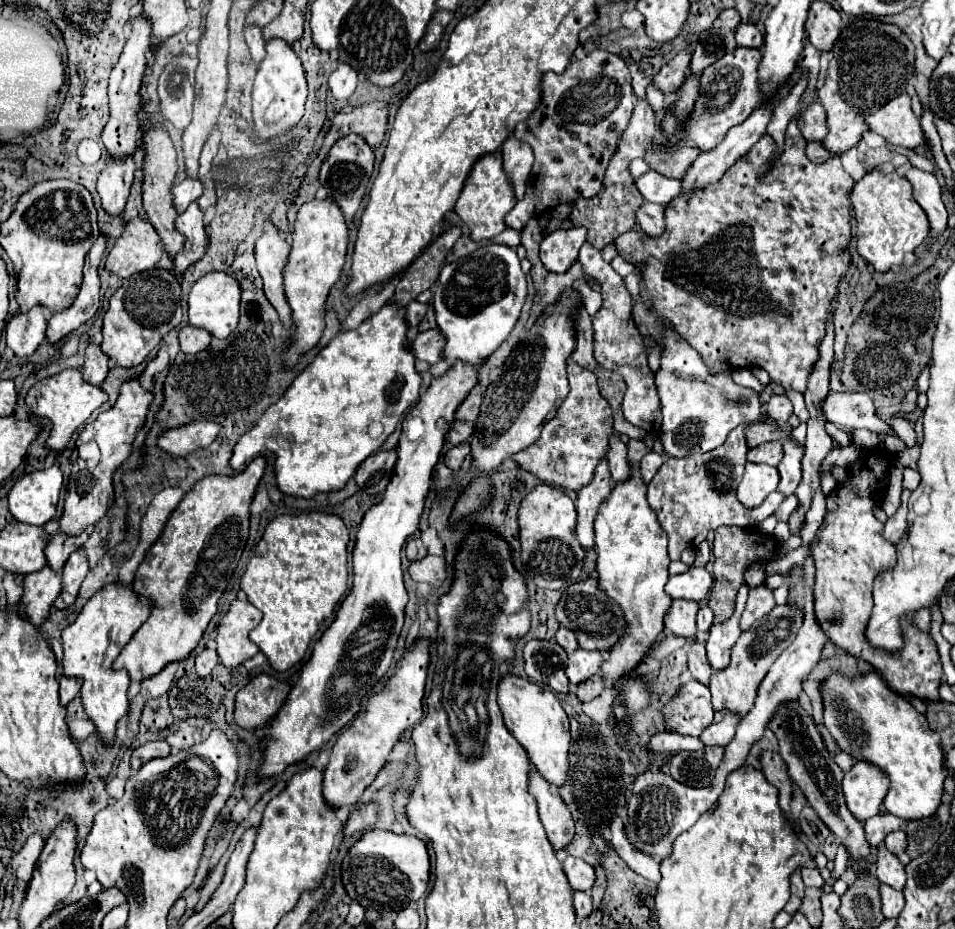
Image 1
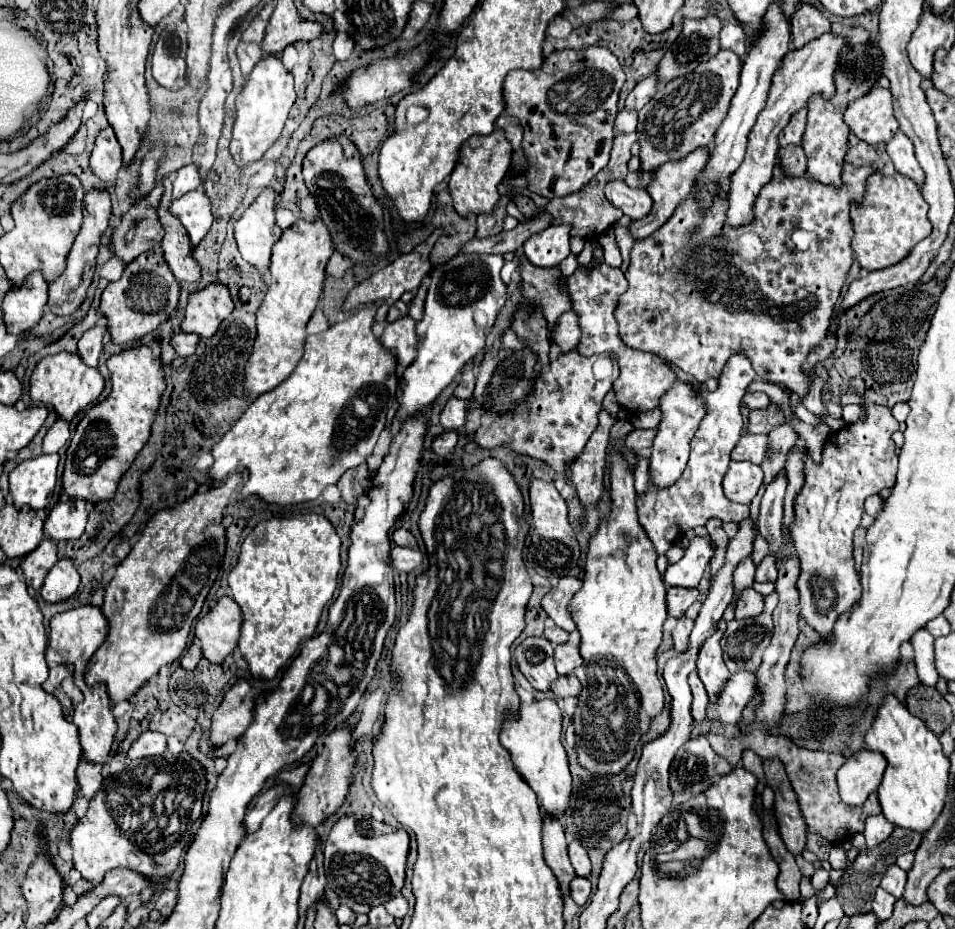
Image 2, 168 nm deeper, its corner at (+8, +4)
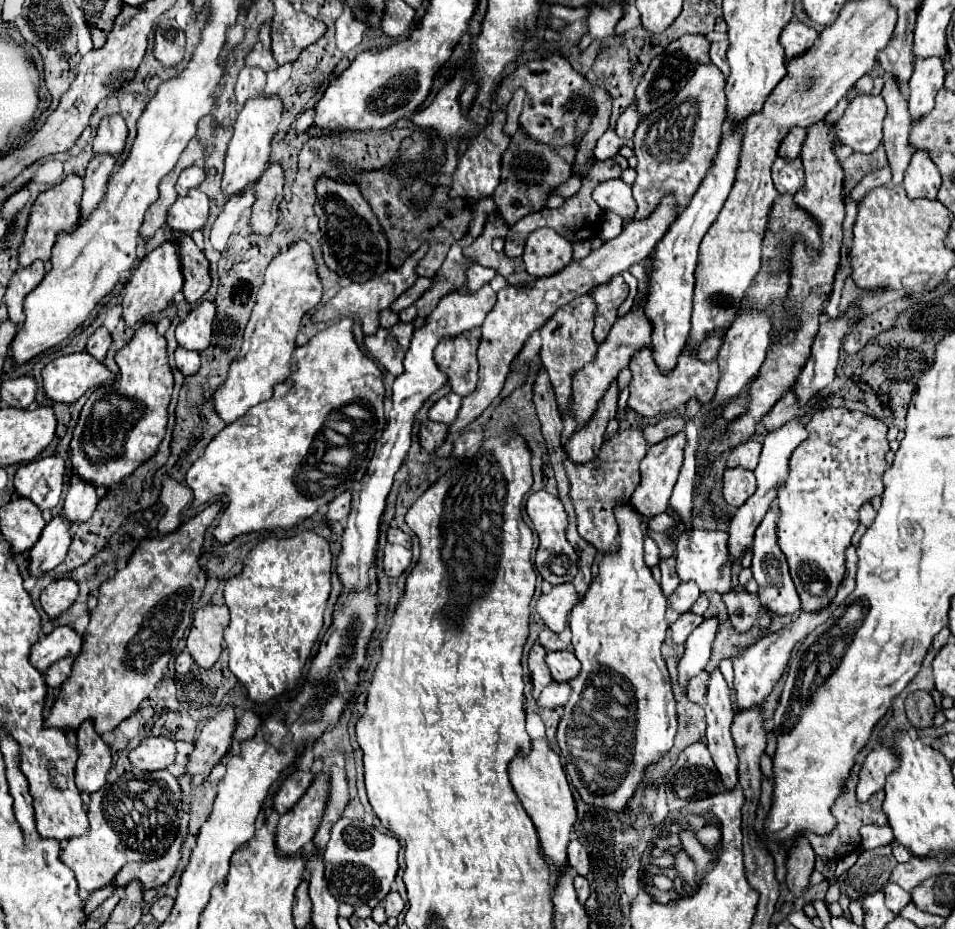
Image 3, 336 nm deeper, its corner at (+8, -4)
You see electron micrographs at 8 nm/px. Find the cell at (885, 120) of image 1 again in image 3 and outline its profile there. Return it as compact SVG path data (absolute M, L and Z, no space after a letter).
M857 95L835 125L837 139L857 153L873 153L883 139L885 109L881 95Z

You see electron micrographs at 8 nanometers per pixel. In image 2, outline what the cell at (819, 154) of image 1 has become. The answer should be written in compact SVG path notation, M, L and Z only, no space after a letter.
M791 145L779 149L781 165L787 169L787 175L803 175L807 167L807 157L803 153L801 145Z

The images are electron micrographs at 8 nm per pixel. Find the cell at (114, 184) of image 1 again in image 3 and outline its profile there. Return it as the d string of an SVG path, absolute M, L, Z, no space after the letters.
M109 115L103 117L97 135L93 139L93 151L111 151L111 155L119 157L119 153L125 147L127 139L127 125L121 115Z

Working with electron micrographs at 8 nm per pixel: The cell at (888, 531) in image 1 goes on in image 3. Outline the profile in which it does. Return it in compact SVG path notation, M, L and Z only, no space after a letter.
M849 547L849 549L847 549L847 573L845 573L845 579L843 579L843 583L839 585L837 595L835 595L835 599L833 599L833 603L831 603L829 607L819 609L819 611L811 611L811 613L809 613L809 611L801 611L799 617L797 617L793 623L789 623L783 631L779 631L779 633L775 633L775 635L769 635L767 639L761 639L759 643L755 643L755 647L749 647L747 651L743 651L739 657L733 659L735 691L737 691L737 703L739 703L741 709L749 709L751 705L761 703L761 701L771 693L773 685L777 683L777 679L781 677L781 673L783 673L785 667L787 667L787 661L789 661L789 657L791 657L791 651L793 651L795 643L801 641L801 639L805 639L817 625L825 623L827 617L835 611L835 607L837 607L839 603L843 603L845 597L853 591L853 587L855 587L855 571L857 571L857 553L855 553L855 547Z

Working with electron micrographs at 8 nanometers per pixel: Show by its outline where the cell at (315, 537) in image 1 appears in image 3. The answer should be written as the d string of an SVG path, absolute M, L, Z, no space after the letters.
M305 531L289 539L269 537L249 551L243 571L225 583L225 605L231 613L231 621L225 629L229 669L247 689L249 701L263 705L269 699L291 691L301 679L311 647L323 627L323 611L331 591L331 565L333 557L329 543L313 531Z

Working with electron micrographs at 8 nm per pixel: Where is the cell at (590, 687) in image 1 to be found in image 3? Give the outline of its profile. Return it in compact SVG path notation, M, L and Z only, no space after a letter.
M551 683L537 699L537 705L541 709L553 709L553 707L559 707L559 705L565 705L567 699L569 699L569 693L571 693L571 687L567 683Z

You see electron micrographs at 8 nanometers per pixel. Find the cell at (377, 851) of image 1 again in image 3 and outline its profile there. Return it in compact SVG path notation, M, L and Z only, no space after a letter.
M341 817L331 827L331 839L323 851L325 859L325 879L331 895L339 903L349 903L353 907L369 905L375 907L383 901L397 873L397 853L401 843L387 833L367 827L363 821Z

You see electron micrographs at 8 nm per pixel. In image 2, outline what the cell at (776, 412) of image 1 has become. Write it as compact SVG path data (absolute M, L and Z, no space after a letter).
M747 393L743 397L743 403L749 407L749 409L765 409L769 407L771 399L765 395L765 393Z

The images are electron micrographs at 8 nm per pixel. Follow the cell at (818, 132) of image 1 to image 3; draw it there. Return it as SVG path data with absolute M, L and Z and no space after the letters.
M795 127L791 133L787 133L787 137L779 145L779 151L777 151L779 157L787 157L787 159L799 157L801 143L805 141L805 135L807 135L807 129L799 129L799 127Z

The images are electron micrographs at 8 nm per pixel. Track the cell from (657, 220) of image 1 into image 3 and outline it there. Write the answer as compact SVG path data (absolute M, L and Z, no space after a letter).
M611 179L611 181L599 183L593 191L593 199L603 211L617 213L625 221L631 221L635 215L637 203L631 195L631 187L627 183L623 183L621 179Z

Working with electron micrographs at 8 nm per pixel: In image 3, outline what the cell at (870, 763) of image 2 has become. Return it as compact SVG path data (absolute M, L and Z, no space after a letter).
M887 745L879 749L873 749L859 771L859 783L857 783L857 799L867 801L875 791L883 789L887 775L891 775L899 767L899 757L895 751Z

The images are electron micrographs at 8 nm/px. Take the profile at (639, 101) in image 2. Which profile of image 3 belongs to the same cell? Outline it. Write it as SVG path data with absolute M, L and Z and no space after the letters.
M631 105L631 107L627 107L627 111L619 117L619 121L617 121L617 125L615 125L615 133L617 133L621 139L633 139L637 125L639 125L639 113L635 111L635 105Z

